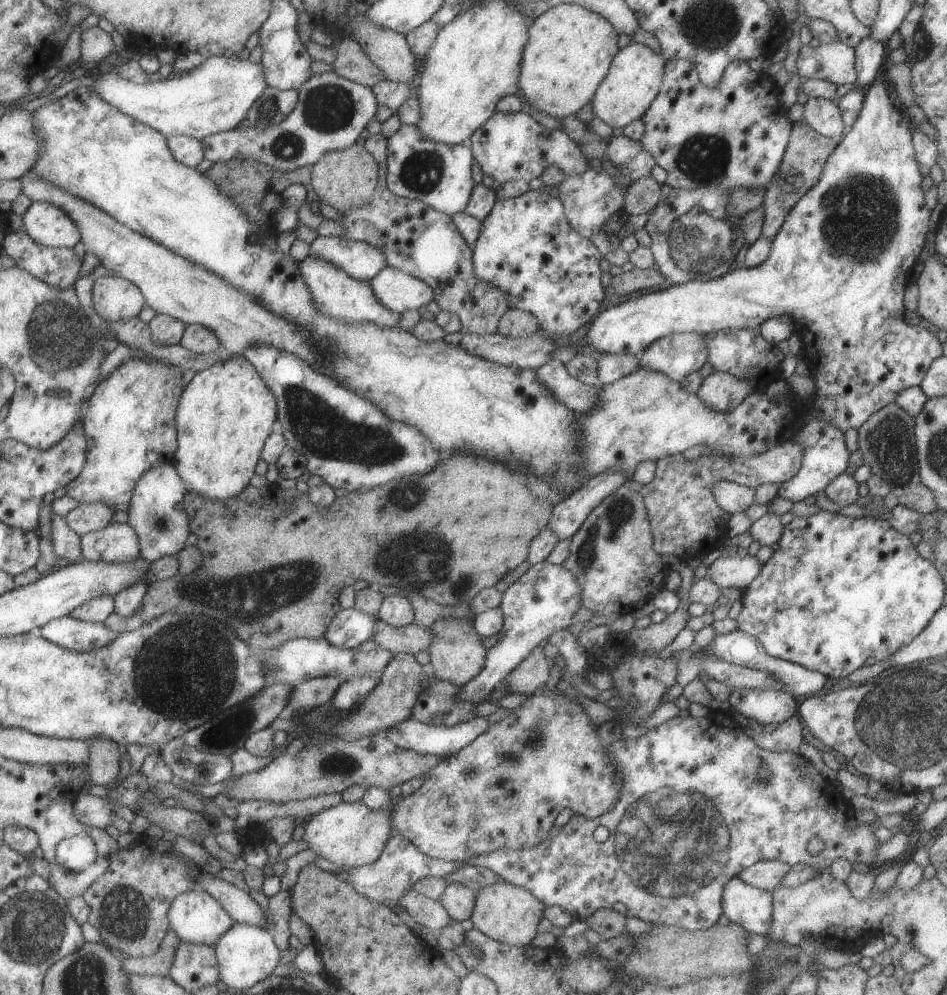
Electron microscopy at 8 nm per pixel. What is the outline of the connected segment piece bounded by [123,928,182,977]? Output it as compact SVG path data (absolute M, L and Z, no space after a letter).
M171 928L163 939L161 948L155 956L127 956L127 962L123 962L123 966L127 966L127 972L130 975L159 975L169 977L181 941L177 931Z

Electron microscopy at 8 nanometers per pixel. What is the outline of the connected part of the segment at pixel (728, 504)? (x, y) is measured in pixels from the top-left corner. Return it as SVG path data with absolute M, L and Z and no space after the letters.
M727 479L714 482L710 486L710 491L717 506L730 515L734 512L743 512L754 502L754 488L744 487Z

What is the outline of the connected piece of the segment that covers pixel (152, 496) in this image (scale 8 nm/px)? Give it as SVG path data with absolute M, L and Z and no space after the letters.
M167 462L148 470L132 494L129 523L135 528L142 548L140 556L150 563L160 558L178 555L187 547L191 534L190 516L186 513L188 486L174 462Z

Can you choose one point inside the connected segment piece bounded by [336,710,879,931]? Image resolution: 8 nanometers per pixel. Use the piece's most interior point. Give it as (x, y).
(691, 813)

